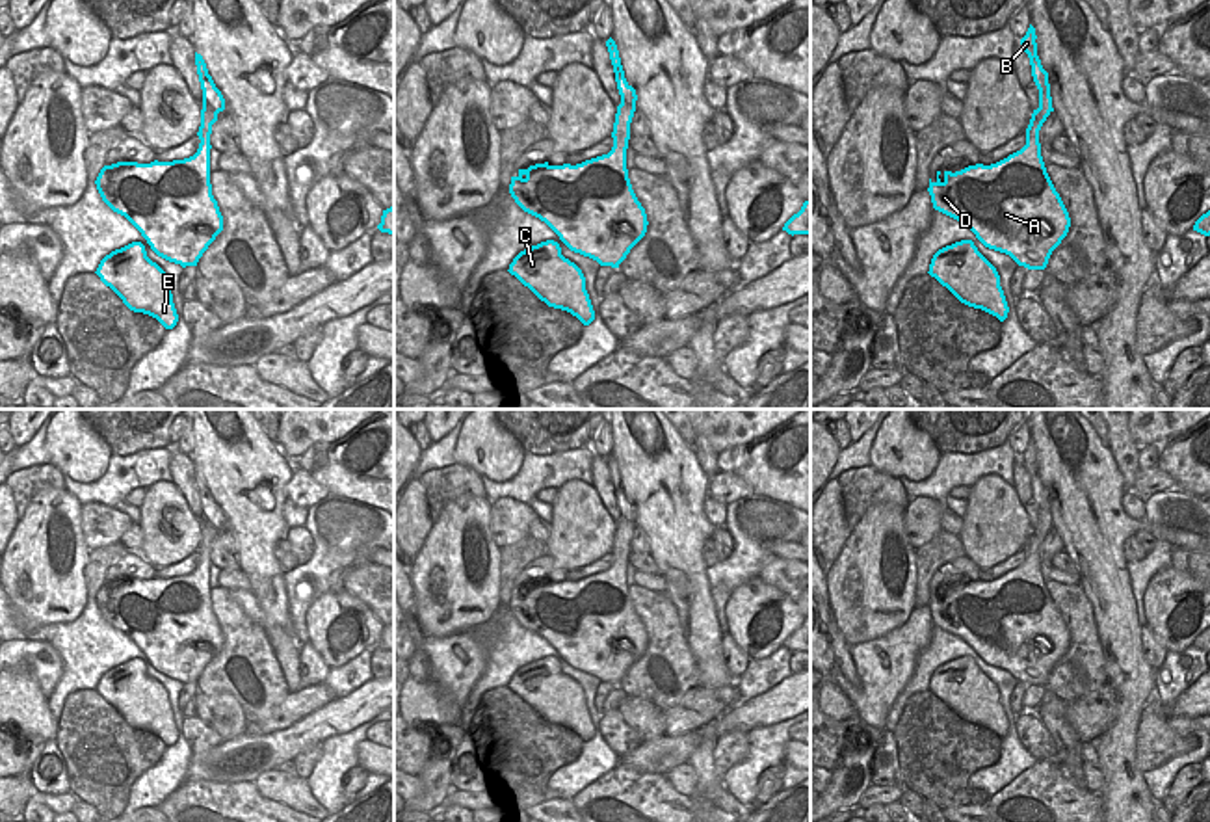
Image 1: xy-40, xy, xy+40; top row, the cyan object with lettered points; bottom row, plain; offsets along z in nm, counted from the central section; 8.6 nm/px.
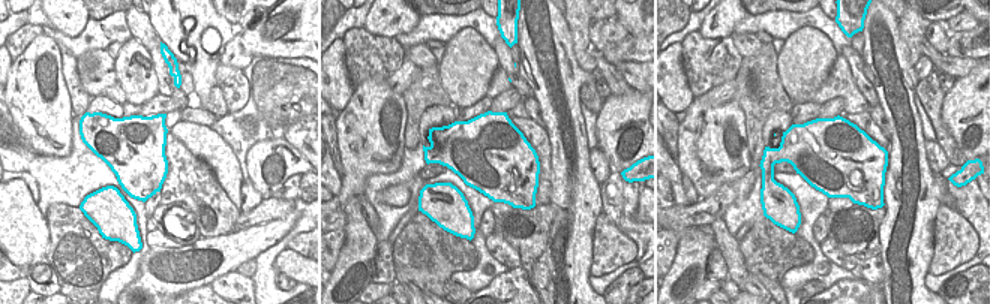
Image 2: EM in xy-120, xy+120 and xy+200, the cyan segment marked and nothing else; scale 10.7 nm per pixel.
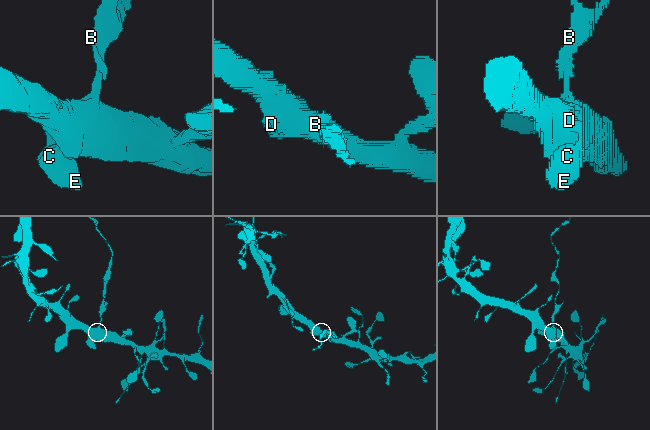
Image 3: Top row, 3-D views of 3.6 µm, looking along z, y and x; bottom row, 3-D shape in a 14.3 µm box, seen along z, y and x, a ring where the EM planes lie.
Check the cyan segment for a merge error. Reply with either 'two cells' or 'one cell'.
two cells

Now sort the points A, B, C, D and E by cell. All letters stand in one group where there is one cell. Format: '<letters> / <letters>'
A C D E / B

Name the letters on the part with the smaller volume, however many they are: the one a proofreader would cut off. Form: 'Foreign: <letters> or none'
Foreign: B

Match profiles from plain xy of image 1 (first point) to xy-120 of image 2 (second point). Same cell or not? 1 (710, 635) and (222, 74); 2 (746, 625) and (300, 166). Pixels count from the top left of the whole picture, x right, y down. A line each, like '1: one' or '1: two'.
1: two
2: one

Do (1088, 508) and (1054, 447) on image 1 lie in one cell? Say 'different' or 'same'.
same

